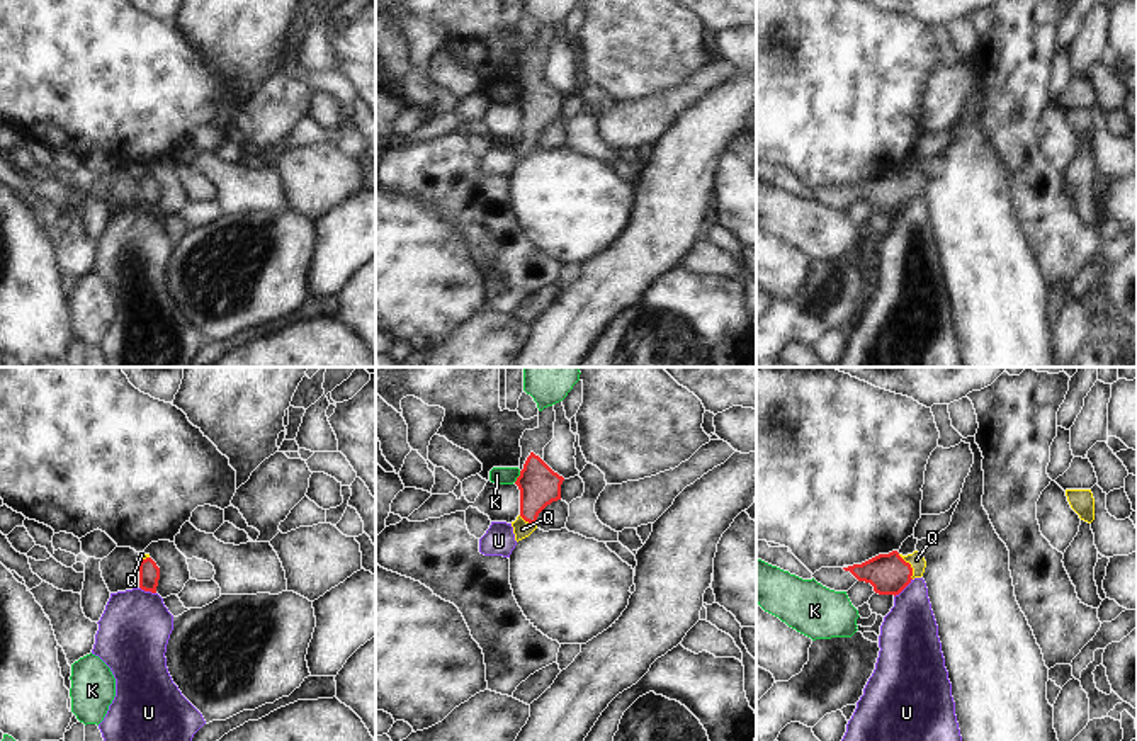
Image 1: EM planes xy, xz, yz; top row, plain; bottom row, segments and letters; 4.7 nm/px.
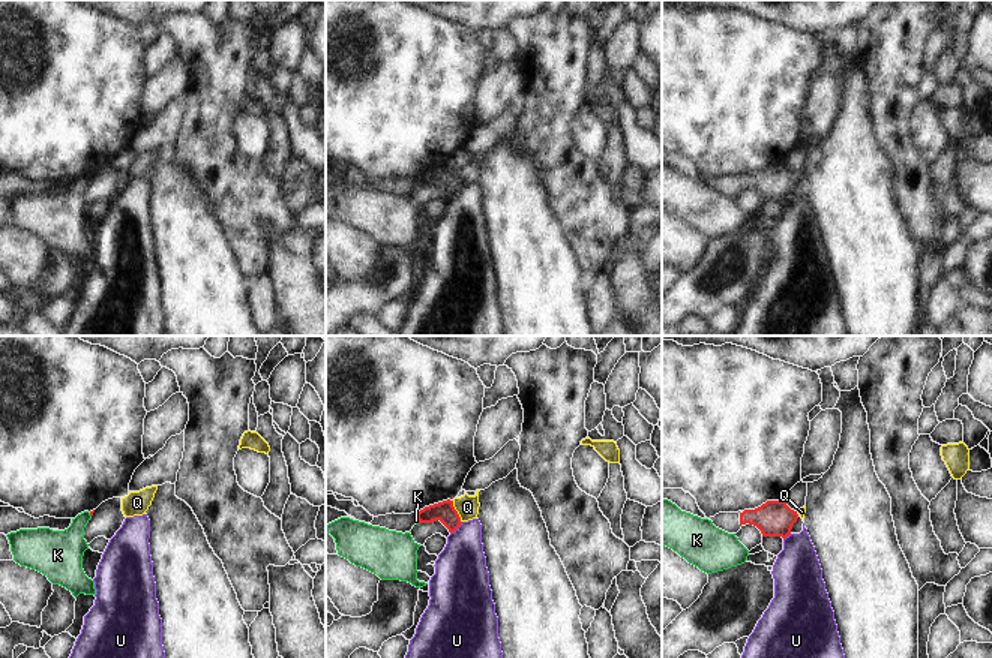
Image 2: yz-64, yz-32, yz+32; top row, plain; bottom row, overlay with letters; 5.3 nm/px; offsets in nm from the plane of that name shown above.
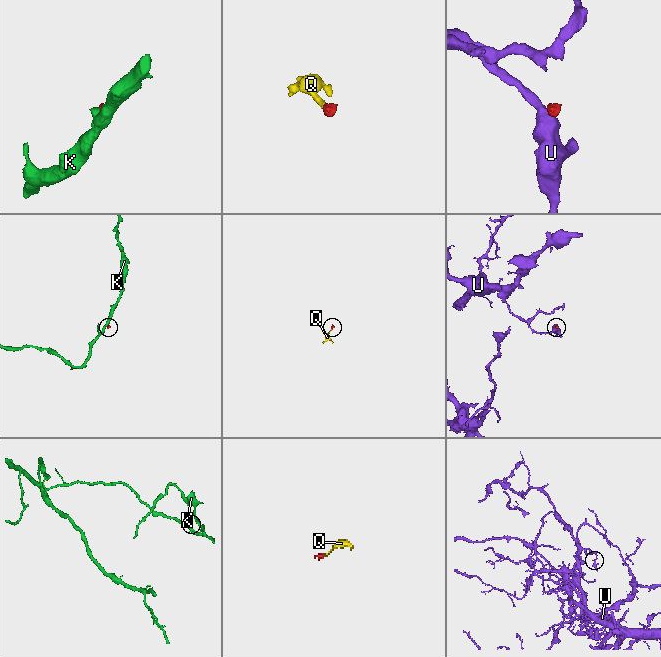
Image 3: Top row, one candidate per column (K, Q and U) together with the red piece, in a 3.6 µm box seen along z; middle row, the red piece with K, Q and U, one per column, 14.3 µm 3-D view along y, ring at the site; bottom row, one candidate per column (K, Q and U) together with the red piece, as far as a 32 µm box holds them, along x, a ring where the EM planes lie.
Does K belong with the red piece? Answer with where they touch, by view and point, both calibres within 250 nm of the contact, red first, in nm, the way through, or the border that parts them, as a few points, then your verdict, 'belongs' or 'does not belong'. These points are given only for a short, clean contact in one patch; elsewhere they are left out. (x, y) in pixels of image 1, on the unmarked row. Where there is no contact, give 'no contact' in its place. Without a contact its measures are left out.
xz (519, 96) | 190/80 nm | along xz (520, 90), (514, 101) | does not belong

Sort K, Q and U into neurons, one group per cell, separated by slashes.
K / Q / U

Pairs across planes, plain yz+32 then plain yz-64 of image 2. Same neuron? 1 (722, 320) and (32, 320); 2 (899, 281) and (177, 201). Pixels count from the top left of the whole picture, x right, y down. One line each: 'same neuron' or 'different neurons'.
1: different neurons
2: same neuron

